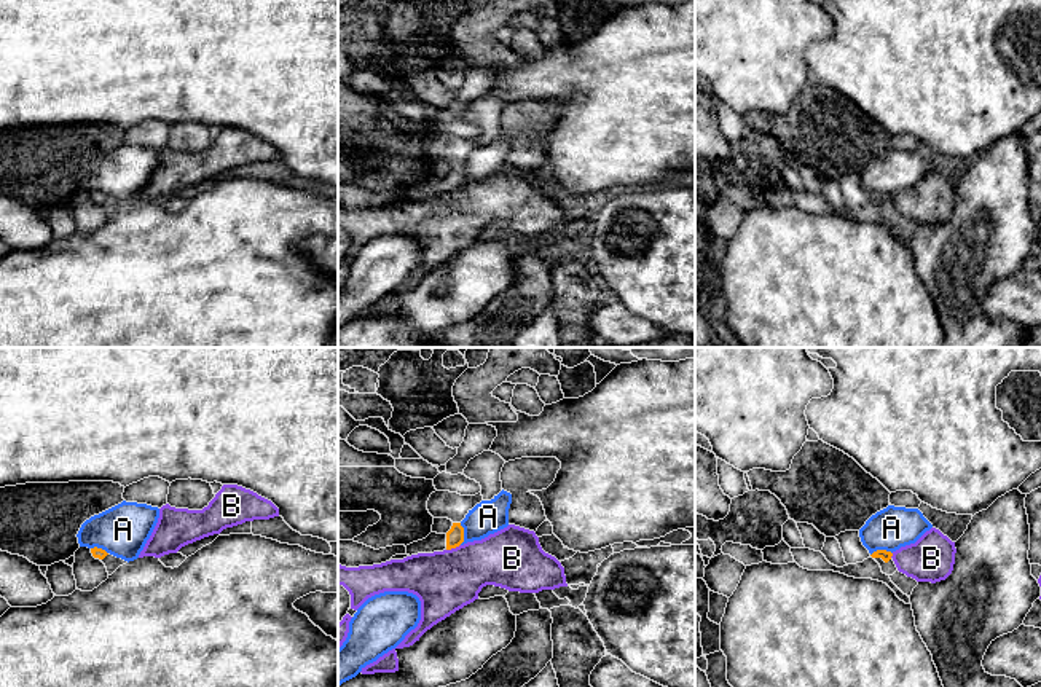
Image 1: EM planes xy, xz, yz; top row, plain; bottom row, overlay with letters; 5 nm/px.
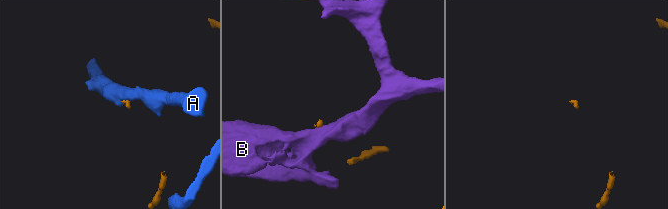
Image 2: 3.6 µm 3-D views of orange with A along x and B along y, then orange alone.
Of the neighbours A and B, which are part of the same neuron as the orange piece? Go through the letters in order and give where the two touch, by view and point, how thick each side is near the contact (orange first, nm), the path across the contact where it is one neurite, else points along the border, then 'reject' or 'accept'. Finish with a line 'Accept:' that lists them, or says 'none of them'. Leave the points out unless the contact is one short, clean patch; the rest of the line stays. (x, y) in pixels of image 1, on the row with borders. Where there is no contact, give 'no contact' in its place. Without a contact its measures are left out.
A: contact xz (463, 534); calibres 90 and 170 nm; border xz (459, 523), (463, 528), (461, 544); reject
B: contact xz (453, 547); calibres 90 and 300 nm; border xz (459, 544), (447, 550); reject
Accept: none of them

